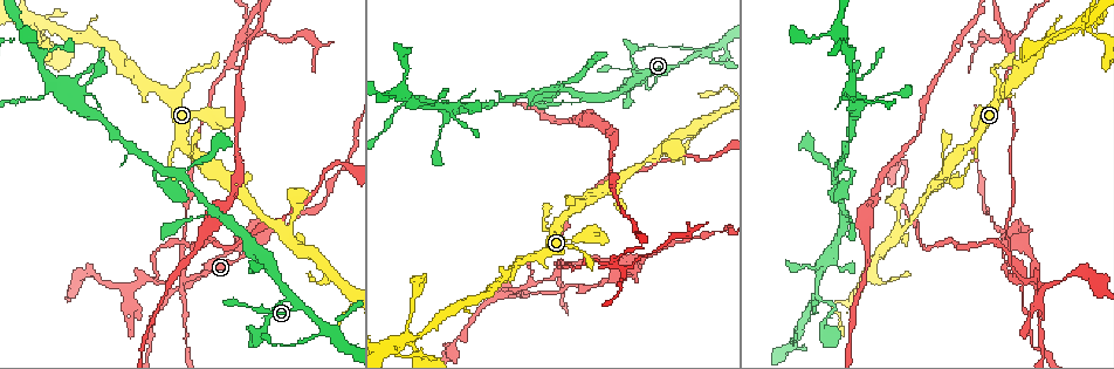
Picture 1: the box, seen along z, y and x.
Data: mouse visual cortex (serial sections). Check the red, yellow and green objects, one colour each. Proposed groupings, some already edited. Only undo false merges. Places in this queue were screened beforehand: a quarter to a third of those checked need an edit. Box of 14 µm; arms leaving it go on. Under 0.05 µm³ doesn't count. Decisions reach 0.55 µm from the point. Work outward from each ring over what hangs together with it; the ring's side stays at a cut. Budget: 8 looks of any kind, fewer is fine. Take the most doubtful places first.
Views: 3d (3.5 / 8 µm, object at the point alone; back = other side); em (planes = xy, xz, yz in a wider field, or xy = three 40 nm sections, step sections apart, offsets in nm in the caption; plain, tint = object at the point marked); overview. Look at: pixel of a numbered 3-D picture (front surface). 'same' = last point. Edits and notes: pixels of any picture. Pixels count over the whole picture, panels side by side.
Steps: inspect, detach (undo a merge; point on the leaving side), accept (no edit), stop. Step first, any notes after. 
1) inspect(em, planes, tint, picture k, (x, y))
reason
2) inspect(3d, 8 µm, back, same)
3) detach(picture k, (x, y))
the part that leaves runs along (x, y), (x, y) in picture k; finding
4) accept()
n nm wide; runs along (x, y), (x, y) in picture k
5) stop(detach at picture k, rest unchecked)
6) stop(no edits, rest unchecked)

inspect(3d, 3.5 µm, back, picture 1, (555, 269))
sharp bend

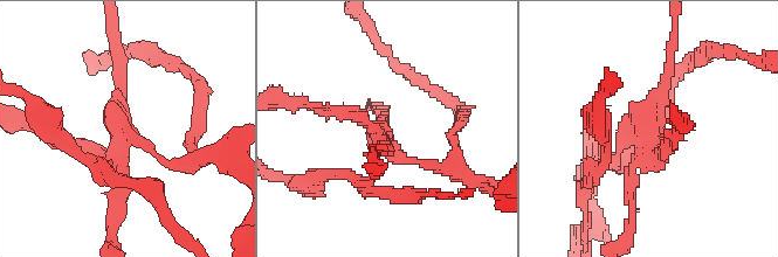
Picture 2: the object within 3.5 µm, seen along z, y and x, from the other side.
inspect(em, xy, step 3, tint, picture 2, (384, 133))

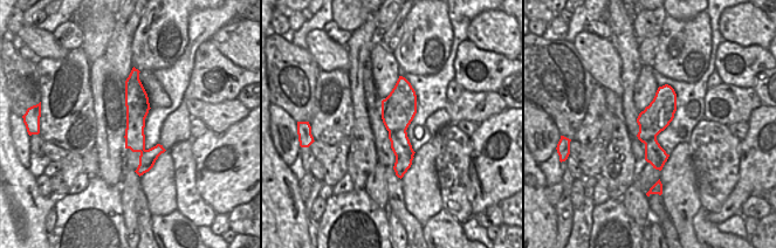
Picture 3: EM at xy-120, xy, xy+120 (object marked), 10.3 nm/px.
detach(picture 2, (428, 162))
4 arms; arms of 100, 150, 150, 150 nm; the part that leaves runs along (112, 153), (121, 146), (116, 46) in picture 2; two cells meet here

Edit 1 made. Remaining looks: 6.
inspect(3d, 8 µm, back, picture 1, (799, 325))
three arms meet

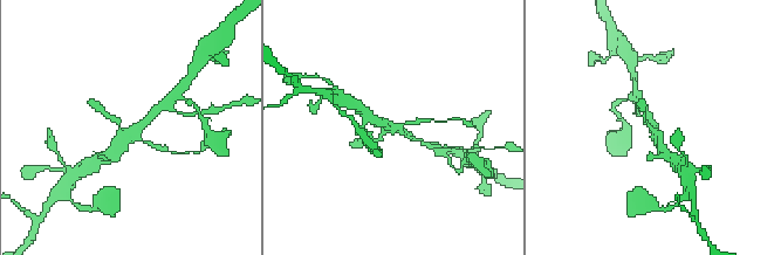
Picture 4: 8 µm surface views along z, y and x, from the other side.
inspect(em, planes, tint, picture 4, (655, 128))

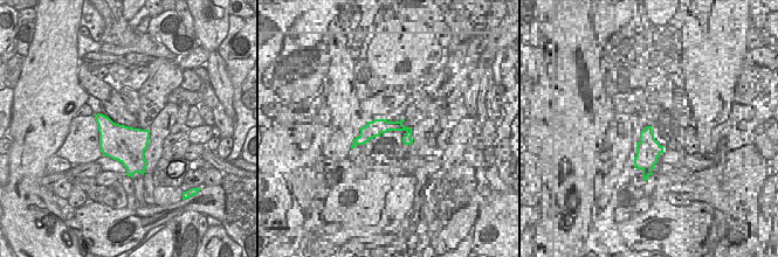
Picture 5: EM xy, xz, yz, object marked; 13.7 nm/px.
accept()
one cell here

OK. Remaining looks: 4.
inspect(3d, 3.5 µm, picture 1, (43, 23))
small branch off a trunk

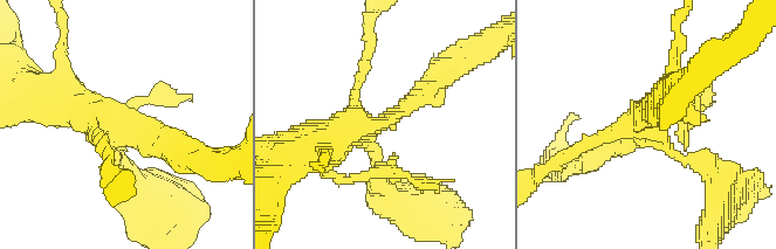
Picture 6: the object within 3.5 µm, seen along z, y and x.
inspect(em, planes, tint, picture 6, (650, 129))
need the tissue

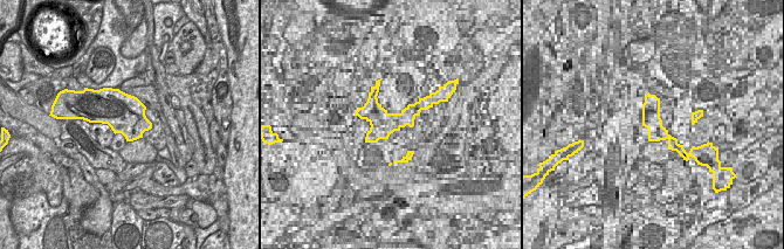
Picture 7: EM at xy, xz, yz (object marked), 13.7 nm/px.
accept()
arms of 150, 200, 250, 450 nm; one cell here

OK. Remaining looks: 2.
inspect(3d, 3.5 µm, picture 1, (835, 179))
a narrow waist

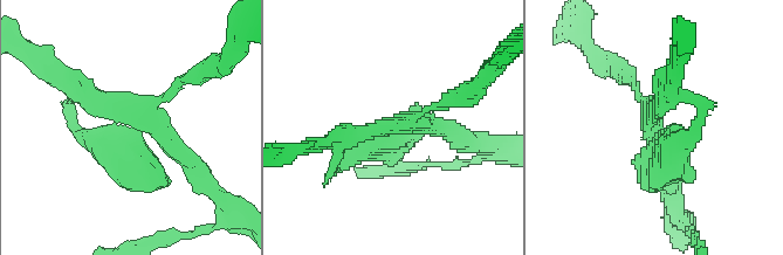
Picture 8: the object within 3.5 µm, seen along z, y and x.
inspect(em, xy, step 5, tint, picture 8, (413, 119))
need the tissue

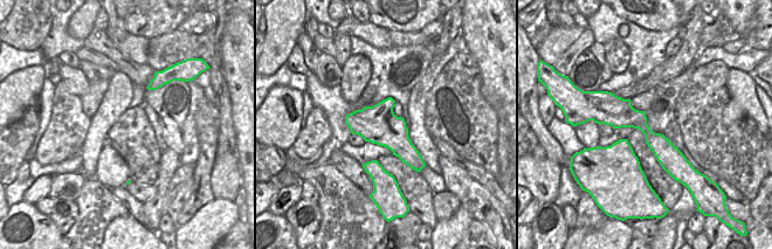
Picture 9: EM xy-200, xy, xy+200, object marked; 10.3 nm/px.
accept()
runs along (203, 180), (142, 111), (83, 94) in picture 8; all the same cell

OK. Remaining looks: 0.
stop(detach at picture 2, rest unchecked)

